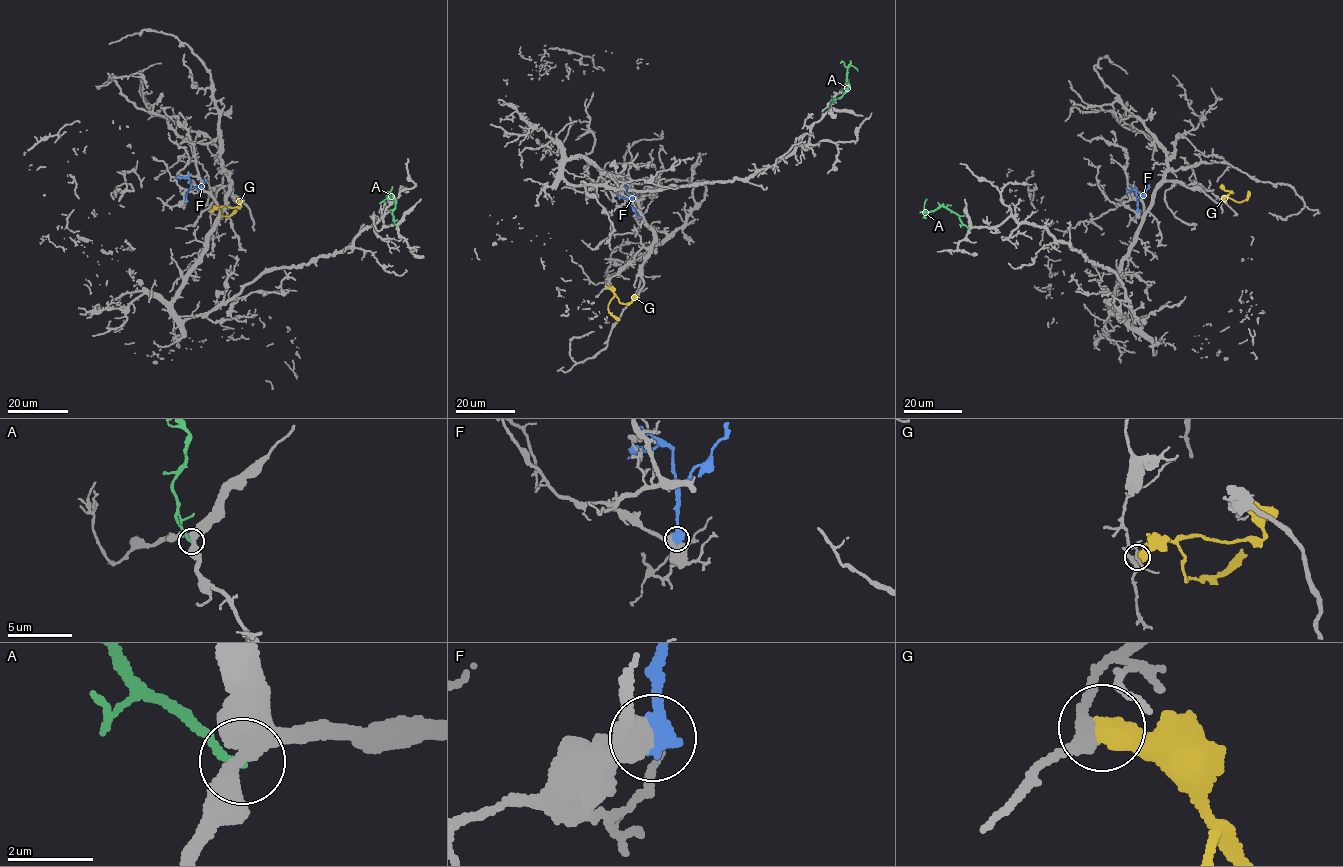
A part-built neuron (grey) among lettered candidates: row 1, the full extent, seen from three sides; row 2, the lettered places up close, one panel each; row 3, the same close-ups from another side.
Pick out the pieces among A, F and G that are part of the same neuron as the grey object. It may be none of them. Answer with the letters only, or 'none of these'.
none of these

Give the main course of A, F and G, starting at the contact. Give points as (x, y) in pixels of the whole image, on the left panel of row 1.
A: (396, 226), (392, 211), (396, 200), (390, 195), (387, 198), (392, 186)
F: (185, 200), (191, 182), (185, 177), (175, 178)
G: (211, 211), (217, 207), (222, 216), (227, 217), (236, 209)

